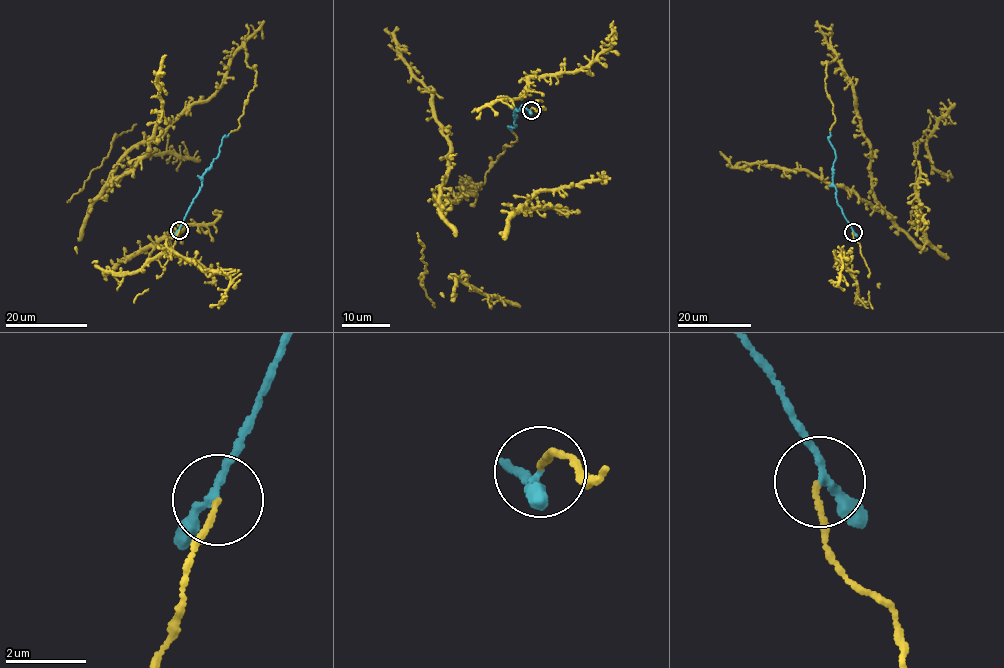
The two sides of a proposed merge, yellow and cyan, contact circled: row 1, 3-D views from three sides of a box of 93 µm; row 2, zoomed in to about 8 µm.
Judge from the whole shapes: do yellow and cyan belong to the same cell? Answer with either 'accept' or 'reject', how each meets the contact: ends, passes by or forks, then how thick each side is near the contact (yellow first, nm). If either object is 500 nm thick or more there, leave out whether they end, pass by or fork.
accept | yellow ends | cyan passes by | 120/160 nm

